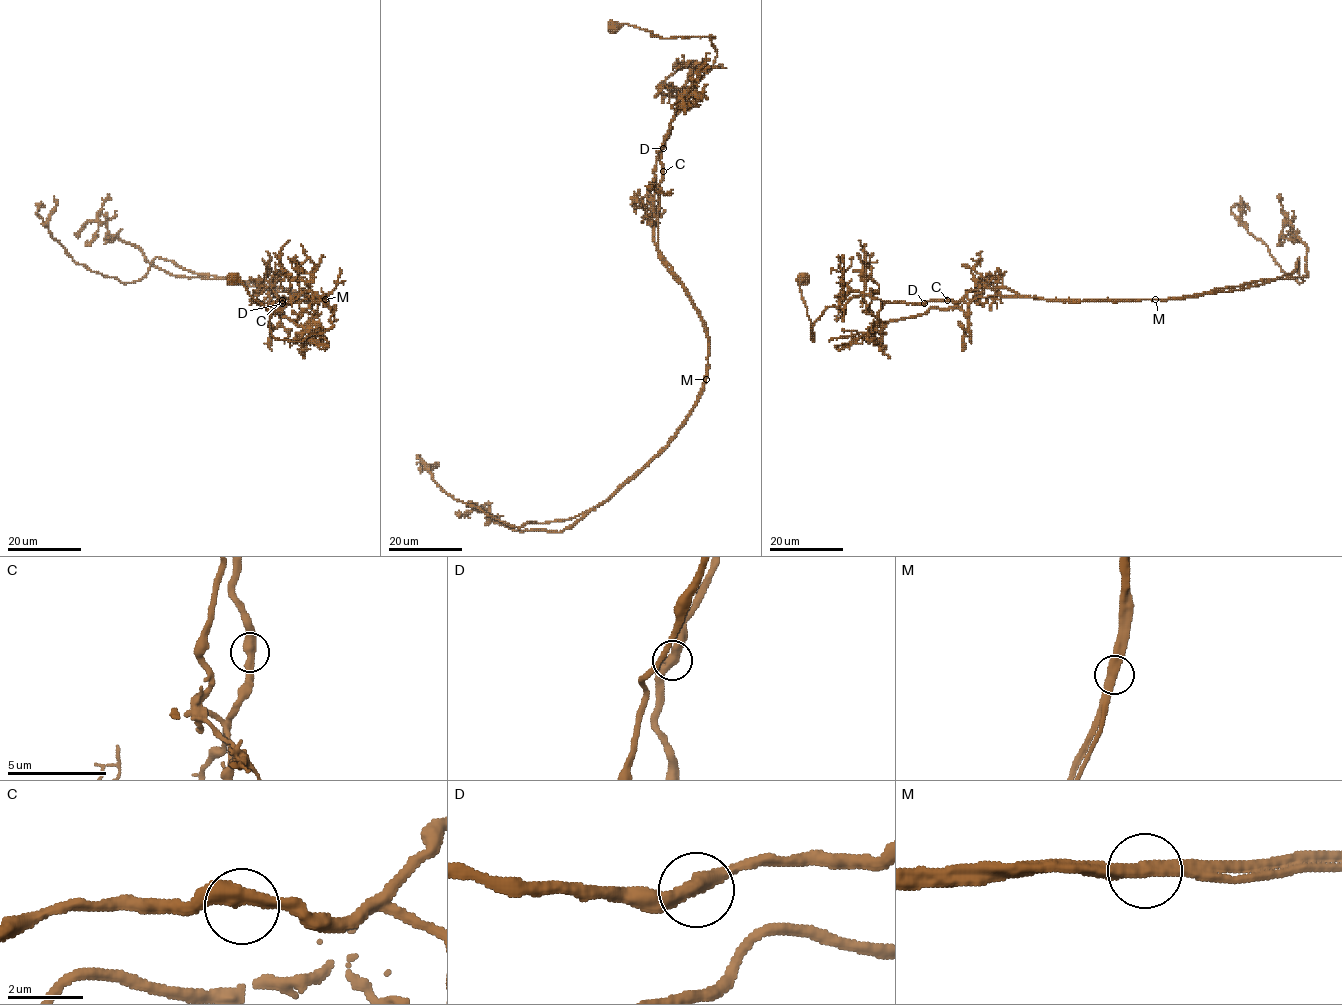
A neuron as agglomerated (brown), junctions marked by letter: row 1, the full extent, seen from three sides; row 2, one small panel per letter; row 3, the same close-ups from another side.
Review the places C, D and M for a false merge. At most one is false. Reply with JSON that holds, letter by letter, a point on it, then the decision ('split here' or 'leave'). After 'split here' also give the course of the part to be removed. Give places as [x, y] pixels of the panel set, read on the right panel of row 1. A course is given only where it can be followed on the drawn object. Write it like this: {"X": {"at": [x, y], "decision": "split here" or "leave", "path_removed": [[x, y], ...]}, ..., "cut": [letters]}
{"C": {"at": [947, 300], "decision": "leave"}, "D": {"at": [924, 303], "decision": "leave"}, "M": {"at": [1155, 299], "decision": "split here", "path_removed": [[1155, 300], [1257, 286], [1291, 274], [1300, 257], [1301, 283], [1231, 212], [1236, 205], [1249, 210]]}, "cut": ["M"]}

